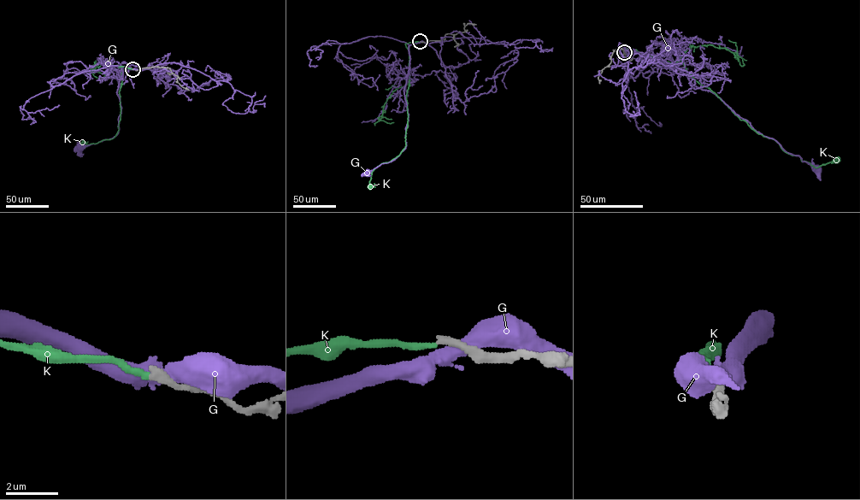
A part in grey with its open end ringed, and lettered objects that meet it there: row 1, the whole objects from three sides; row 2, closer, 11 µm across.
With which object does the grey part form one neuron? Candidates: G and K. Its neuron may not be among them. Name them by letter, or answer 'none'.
none

